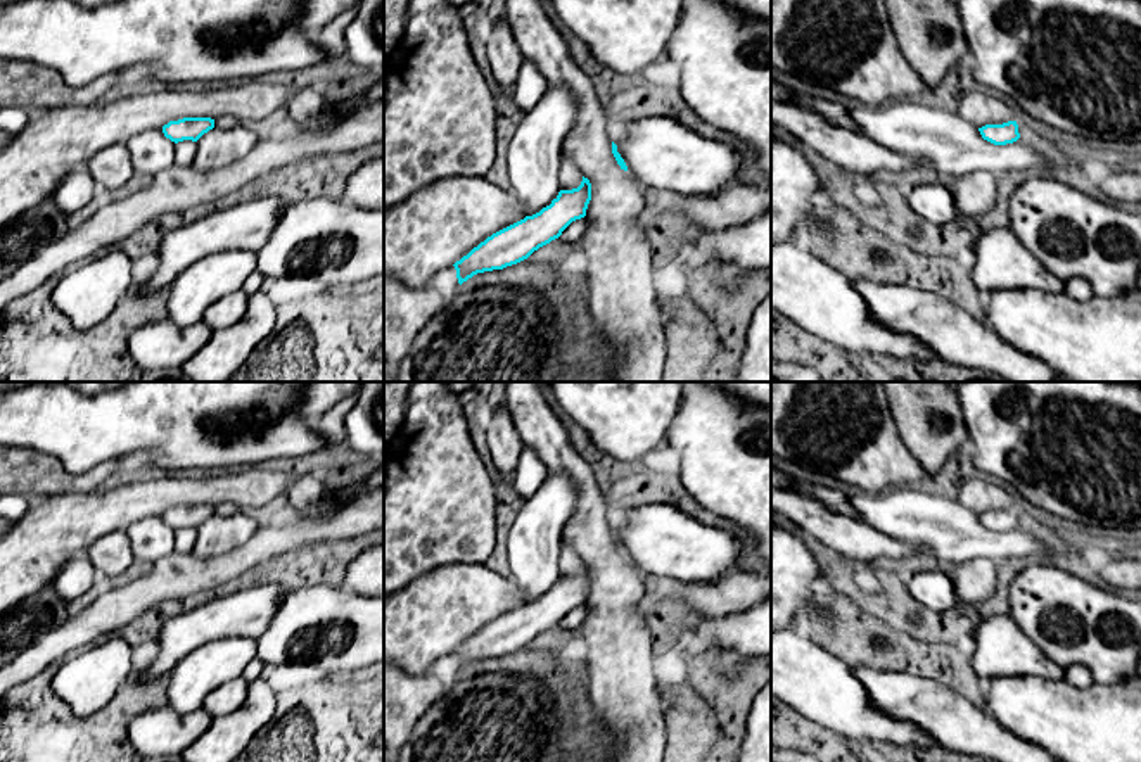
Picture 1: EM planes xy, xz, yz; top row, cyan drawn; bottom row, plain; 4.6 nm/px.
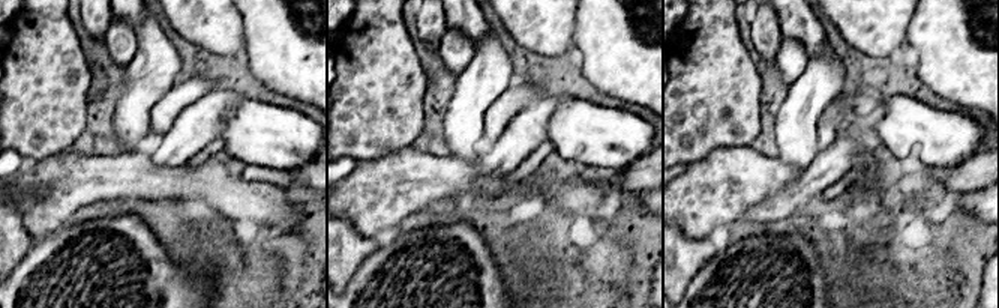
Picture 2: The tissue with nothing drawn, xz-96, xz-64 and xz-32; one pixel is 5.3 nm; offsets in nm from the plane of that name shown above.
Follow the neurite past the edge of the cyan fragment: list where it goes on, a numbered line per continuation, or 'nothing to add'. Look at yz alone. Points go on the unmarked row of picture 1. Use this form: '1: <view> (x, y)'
nothing to add

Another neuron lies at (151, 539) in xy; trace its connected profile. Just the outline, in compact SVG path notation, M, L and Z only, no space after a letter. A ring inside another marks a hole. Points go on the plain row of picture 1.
M163 515L145 517L124 529L135 560L156 563L175 553L175 529Z

